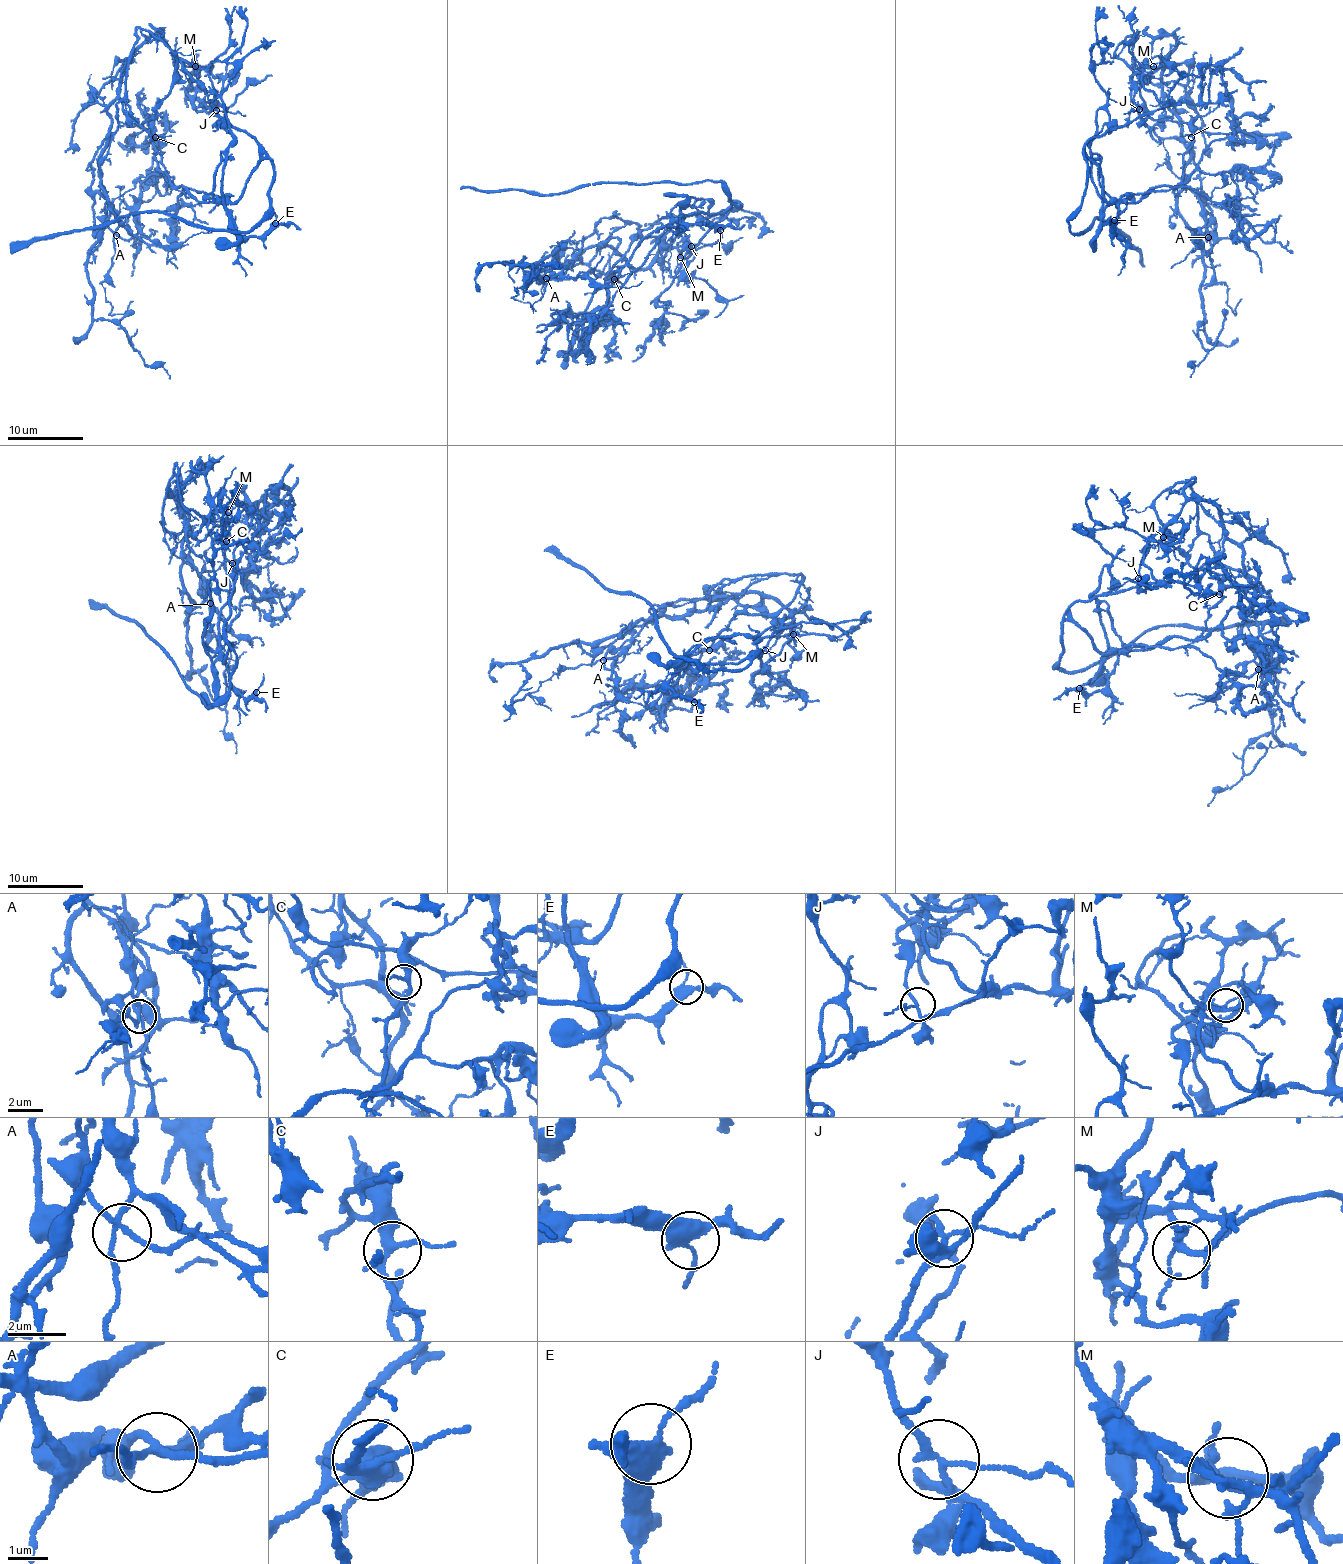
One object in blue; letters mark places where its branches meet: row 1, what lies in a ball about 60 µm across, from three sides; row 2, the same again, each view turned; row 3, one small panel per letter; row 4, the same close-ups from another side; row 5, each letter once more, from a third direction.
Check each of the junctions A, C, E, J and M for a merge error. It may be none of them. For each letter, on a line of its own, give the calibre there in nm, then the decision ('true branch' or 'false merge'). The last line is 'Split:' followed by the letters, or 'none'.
A: calibre 180 nm; true branch
C: calibre 260 nm; true branch
E: calibre 380 nm; true branch
J: calibre 140 nm; false merge
M: calibre 180 nm; true branch
Split: J

